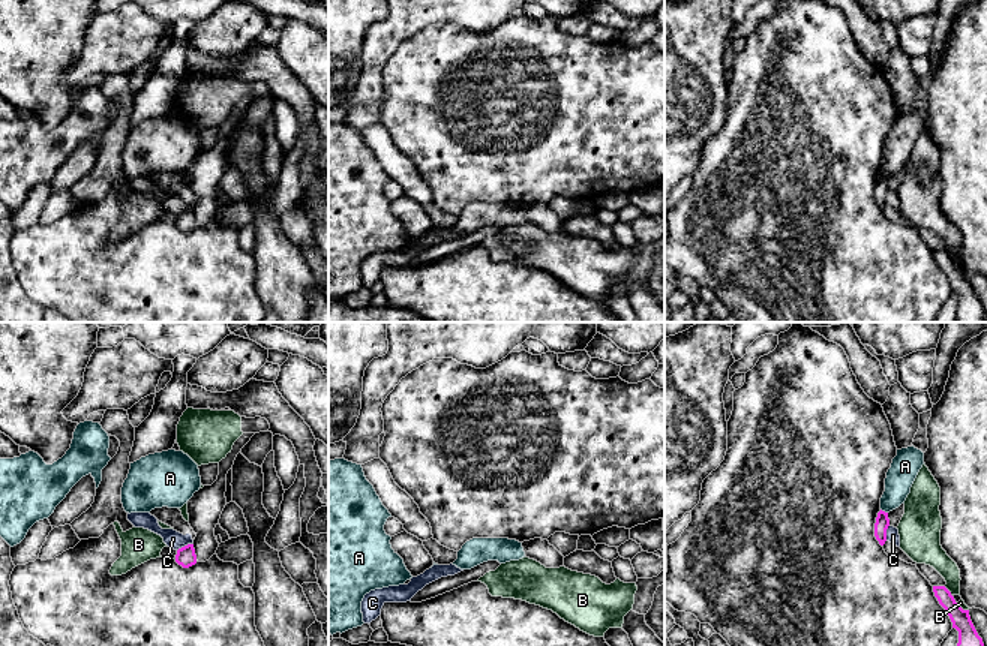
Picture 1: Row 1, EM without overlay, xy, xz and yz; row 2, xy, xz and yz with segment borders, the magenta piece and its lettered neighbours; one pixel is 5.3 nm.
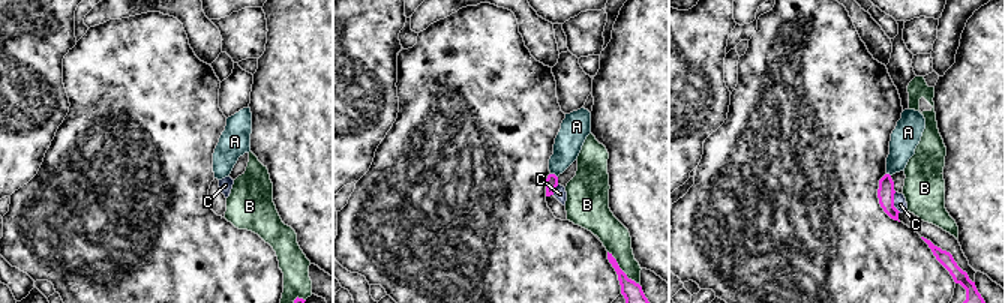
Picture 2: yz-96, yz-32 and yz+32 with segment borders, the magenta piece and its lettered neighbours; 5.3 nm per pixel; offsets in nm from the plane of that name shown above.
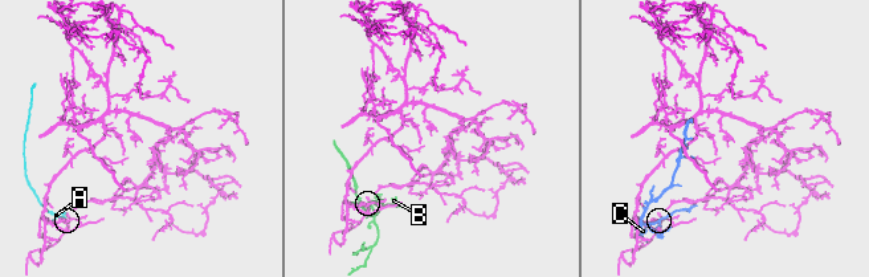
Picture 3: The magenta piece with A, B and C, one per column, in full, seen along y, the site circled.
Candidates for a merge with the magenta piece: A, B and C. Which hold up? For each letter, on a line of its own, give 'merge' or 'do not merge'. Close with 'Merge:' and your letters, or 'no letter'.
A: do not merge
B: do not merge
C: do not merge
Merge: no letter

